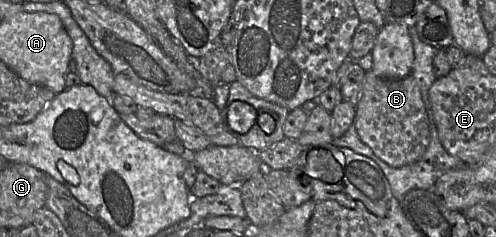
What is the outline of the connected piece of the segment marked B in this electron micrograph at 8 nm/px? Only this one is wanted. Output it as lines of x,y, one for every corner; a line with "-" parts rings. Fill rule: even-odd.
367,71
353,124
360,139
375,155
395,168
418,161
430,143
427,111
412,74
402,79
388,79

